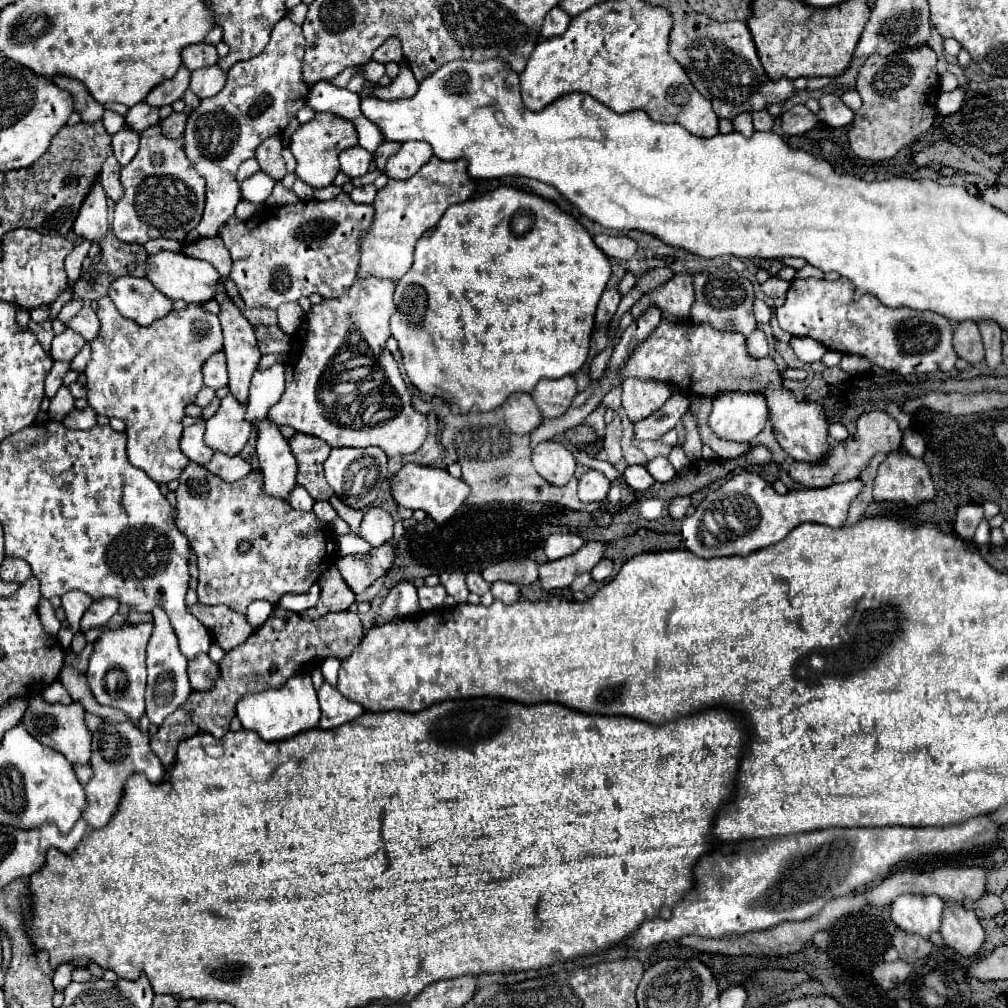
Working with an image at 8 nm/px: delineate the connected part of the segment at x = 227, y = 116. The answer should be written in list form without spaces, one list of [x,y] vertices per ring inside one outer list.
[[[284,16],[284,18],[274,26],[272,36],[270,36],[270,42],[268,42],[268,46],[264,48],[264,52],[262,52],[262,54],[258,54],[258,56],[254,56],[252,60],[242,60],[242,62],[234,64],[234,66],[228,70],[228,82],[226,82],[226,86],[224,86],[216,96],[202,100],[202,102],[200,102],[200,106],[198,106],[196,110],[192,110],[192,114],[188,116],[186,130],[184,130],[186,156],[188,156],[188,160],[194,164],[194,168],[198,170],[198,174],[206,180],[206,208],[204,208],[204,216],[202,216],[200,224],[198,224],[198,226],[188,234],[188,238],[186,238],[188,242],[190,242],[190,238],[214,238],[214,236],[218,236],[218,230],[220,230],[222,222],[226,222],[226,218],[230,218],[230,216],[234,214],[234,208],[236,208],[236,204],[240,202],[240,186],[238,186],[238,180],[234,178],[234,176],[236,176],[236,172],[238,172],[238,166],[240,166],[244,160],[248,160],[248,158],[252,158],[252,156],[254,156],[254,150],[260,146],[260,142],[264,142],[266,138],[270,138],[270,136],[274,136],[274,134],[282,134],[282,130],[288,126],[288,122],[290,122],[292,118],[296,118],[298,110],[306,104],[308,84],[306,84],[306,82],[304,82],[304,78],[302,78],[302,58],[304,58],[304,36],[302,36],[302,28],[300,28],[298,24],[294,24],[294,22],[290,22],[290,18],[288,18],[288,16]]]

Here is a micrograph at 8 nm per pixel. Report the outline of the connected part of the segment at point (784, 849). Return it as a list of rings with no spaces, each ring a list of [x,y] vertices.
[[[984,814],[940,828],[824,828],[768,840],[720,844],[696,864],[696,888],[672,910],[672,918],[644,922],[626,944],[632,948],[646,948],[650,944],[676,942],[690,934],[722,938],[726,934],[770,930],[780,922],[814,918],[830,898],[852,894],[878,876],[886,878],[900,862],[918,862],[920,858],[938,854],[966,852],[990,844],[998,832],[1000,826]]]

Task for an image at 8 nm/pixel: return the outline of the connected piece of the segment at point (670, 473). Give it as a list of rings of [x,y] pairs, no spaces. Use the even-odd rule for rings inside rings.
[[[658,456],[658,458],[650,460],[650,462],[646,464],[646,470],[652,474],[652,478],[654,478],[656,482],[670,482],[670,480],[676,476],[672,464],[670,464],[668,458],[664,458],[664,456]]]

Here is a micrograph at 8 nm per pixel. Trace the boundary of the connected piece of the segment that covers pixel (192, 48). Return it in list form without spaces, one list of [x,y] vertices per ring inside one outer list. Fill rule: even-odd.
[[[198,42],[198,44],[190,44],[182,50],[182,62],[184,66],[192,72],[198,68],[208,68],[214,66],[218,62],[218,52],[216,46],[210,46],[206,42]]]

